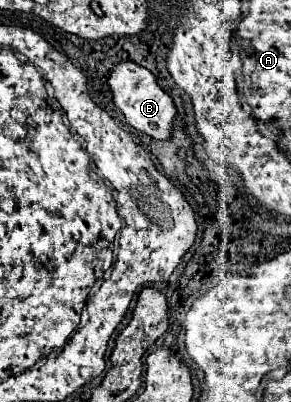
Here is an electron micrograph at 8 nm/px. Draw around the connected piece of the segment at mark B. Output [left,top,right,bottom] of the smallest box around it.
[108,61,176,139]

